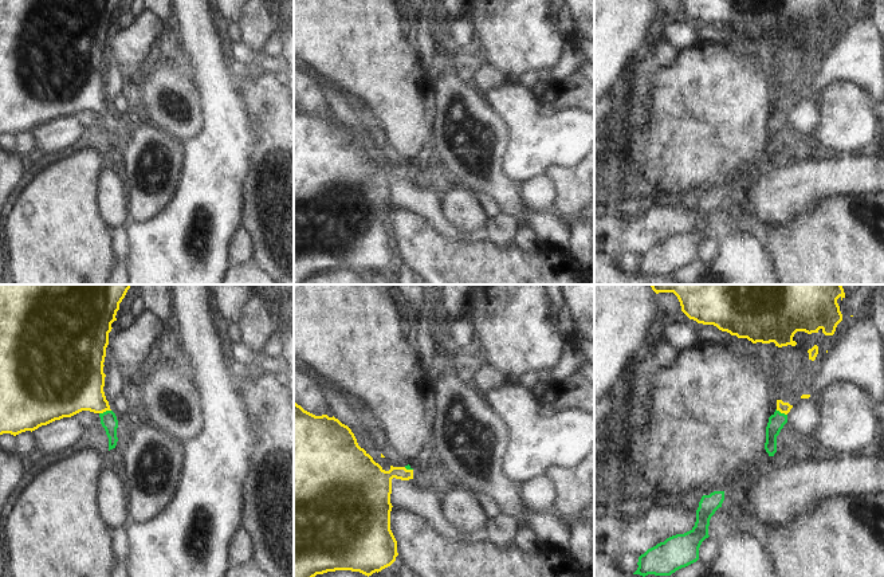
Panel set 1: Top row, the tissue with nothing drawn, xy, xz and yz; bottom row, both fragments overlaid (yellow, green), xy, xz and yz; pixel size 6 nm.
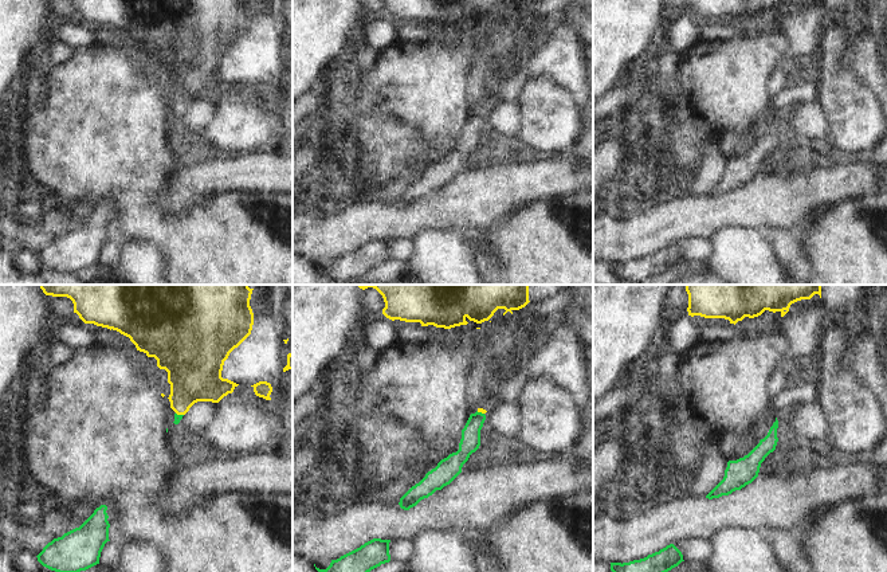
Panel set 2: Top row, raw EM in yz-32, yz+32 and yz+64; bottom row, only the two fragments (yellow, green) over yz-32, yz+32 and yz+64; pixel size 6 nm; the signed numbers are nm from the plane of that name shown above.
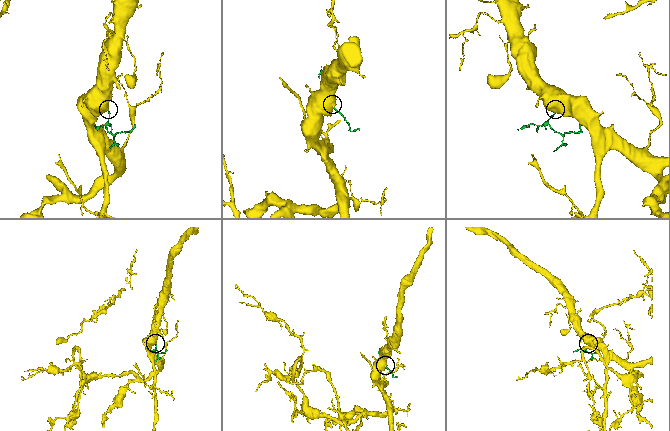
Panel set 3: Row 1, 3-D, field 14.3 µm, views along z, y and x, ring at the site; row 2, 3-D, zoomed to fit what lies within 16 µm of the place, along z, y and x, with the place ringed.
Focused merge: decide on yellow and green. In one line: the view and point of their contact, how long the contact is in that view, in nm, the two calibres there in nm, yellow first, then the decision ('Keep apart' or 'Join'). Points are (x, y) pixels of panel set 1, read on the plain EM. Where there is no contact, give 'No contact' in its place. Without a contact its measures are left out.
Touches yellow at xy (105, 110). Shared border 80 nm. Thickness 340 nm (yellow) against 100 nm. Join.

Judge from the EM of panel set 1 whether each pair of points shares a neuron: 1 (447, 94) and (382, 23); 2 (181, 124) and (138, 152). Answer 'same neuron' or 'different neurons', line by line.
1: different neurons
2: different neurons

